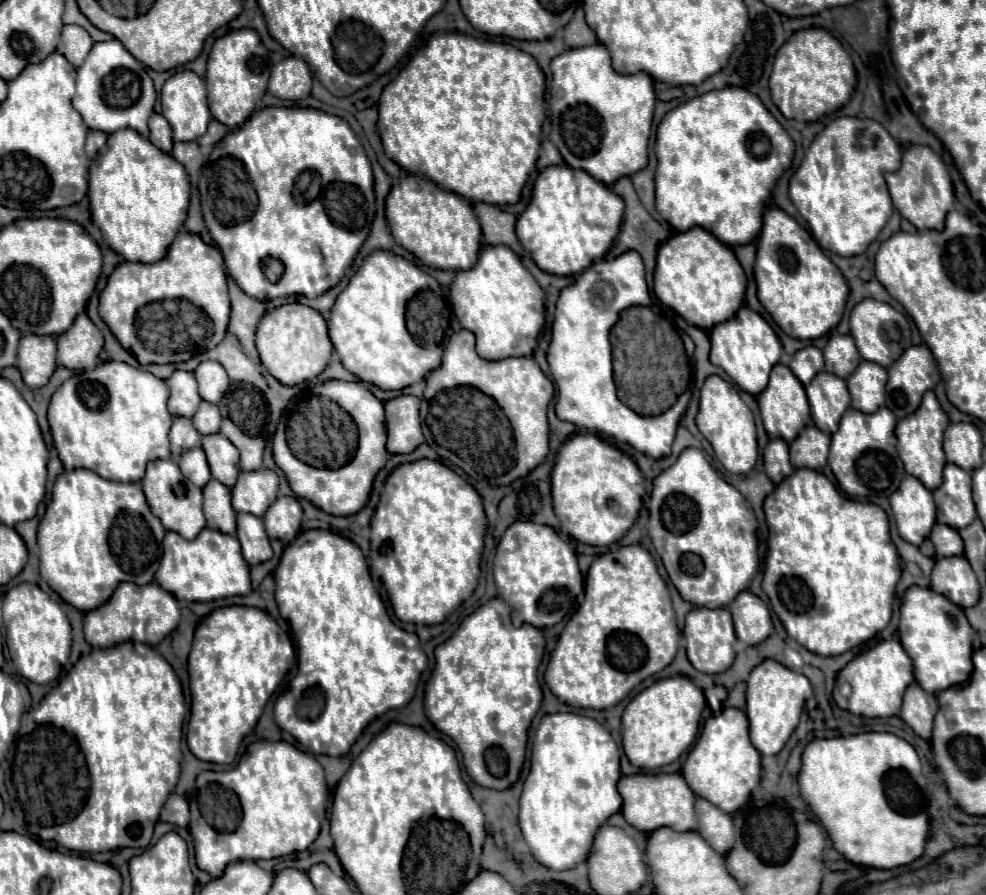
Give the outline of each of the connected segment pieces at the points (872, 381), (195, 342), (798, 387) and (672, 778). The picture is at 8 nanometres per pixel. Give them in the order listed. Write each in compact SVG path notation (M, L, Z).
M861 361L861 365L847 377L851 407L861 409L863 413L873 413L885 405L885 381L885 367L871 361Z
M179 231L167 255L157 263L121 263L109 275L105 289L99 295L99 315L119 339L119 343L129 349L141 365L149 363L181 363L189 361L193 355L203 353L219 345L225 337L229 323L229 291L227 275L223 267L223 257L217 247L201 241L199 235L189 231Z
M777 363L771 369L769 385L765 387L765 391L757 395L757 403L759 403L761 419L763 419L763 425L769 437L785 437L785 441L793 441L793 437L797 437L797 429L801 429L801 425L807 425L811 421L805 389L787 365Z
M655 773L655 775L623 775L619 779L619 793L623 797L623 815L629 825L639 831L651 833L659 827L677 831L695 831L697 817L693 811L695 793L689 789L681 773Z

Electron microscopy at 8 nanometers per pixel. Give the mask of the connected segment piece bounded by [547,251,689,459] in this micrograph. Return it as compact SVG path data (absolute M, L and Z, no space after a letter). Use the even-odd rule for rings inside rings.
M625 251L613 261L597 261L589 269L585 269L577 281L569 287L565 287L557 299L557 311L551 327L551 341L547 349L547 363L551 369L551 375L557 385L557 403L555 411L561 421L569 421L577 427L583 427L591 433L605 433L611 435L623 443L629 443L637 451L651 455L655 459L671 455L671 445L675 441L675 431L679 425L681 415L687 409L689 393L681 393L677 399L677 405L673 409L667 409L665 413L657 417L637 417L631 409L625 409L621 401L617 401L617 391L613 389L613 369L611 369L611 345L609 345L609 329L615 325L619 313L631 305L649 305L649 289L645 281L643 261L637 251Z

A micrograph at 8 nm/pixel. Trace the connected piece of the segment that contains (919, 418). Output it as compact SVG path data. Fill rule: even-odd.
M927 391L919 409L911 413L909 417L903 417L897 421L895 437L897 437L897 452L905 471L913 477L917 477L927 489L937 489L943 483L943 467L945 467L945 453L943 453L943 433L949 425L949 417L943 411L937 395L933 391Z

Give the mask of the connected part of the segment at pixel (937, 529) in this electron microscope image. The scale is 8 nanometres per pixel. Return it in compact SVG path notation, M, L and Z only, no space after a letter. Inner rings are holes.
M935 523L929 539L935 545L937 557L951 557L951 555L961 555L963 553L963 541L961 541L961 537L949 525Z

